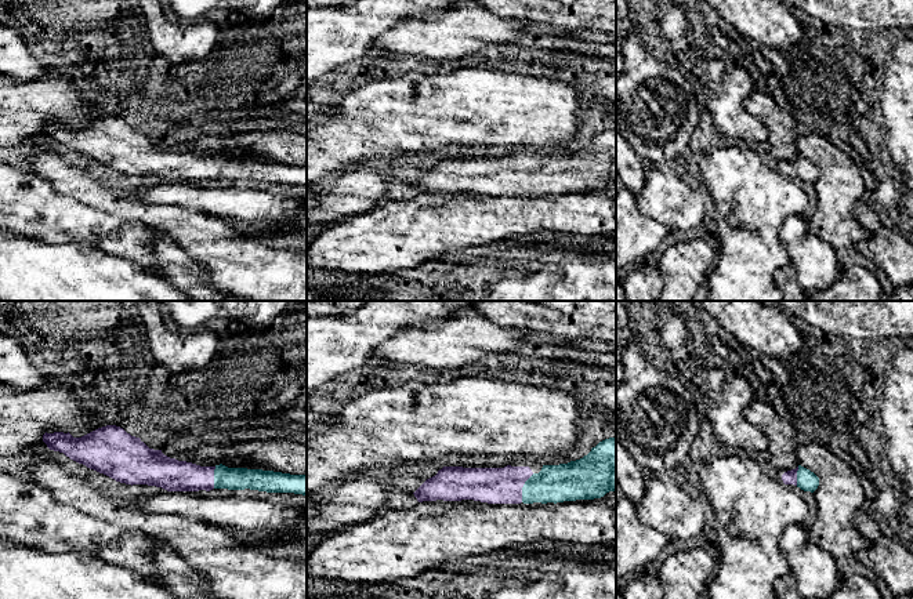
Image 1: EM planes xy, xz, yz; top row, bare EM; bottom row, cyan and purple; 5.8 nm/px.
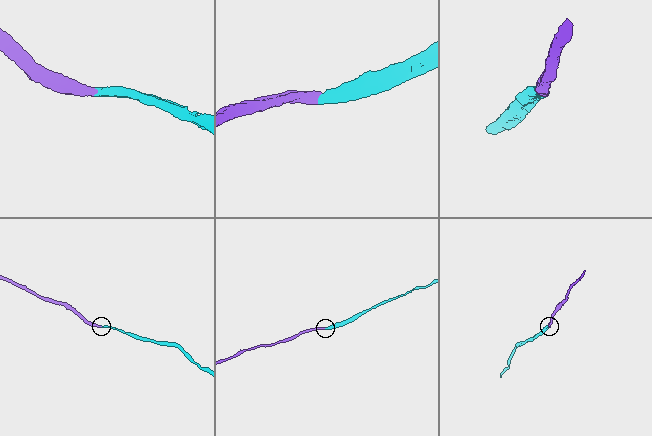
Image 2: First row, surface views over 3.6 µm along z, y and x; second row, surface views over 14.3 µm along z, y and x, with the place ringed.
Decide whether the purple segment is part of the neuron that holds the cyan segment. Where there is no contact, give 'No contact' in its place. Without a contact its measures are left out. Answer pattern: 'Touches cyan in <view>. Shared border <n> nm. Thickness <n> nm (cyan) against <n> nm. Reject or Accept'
Touches cyan in xz. Shared border 180 nm. Thickness 220 nm (cyan) against 200 nm. Accept

